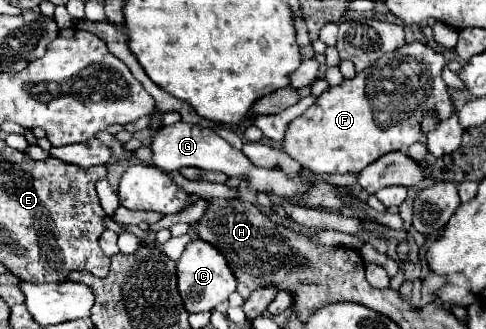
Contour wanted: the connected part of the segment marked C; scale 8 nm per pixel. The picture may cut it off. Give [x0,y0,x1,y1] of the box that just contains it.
[177,237,237,313]

